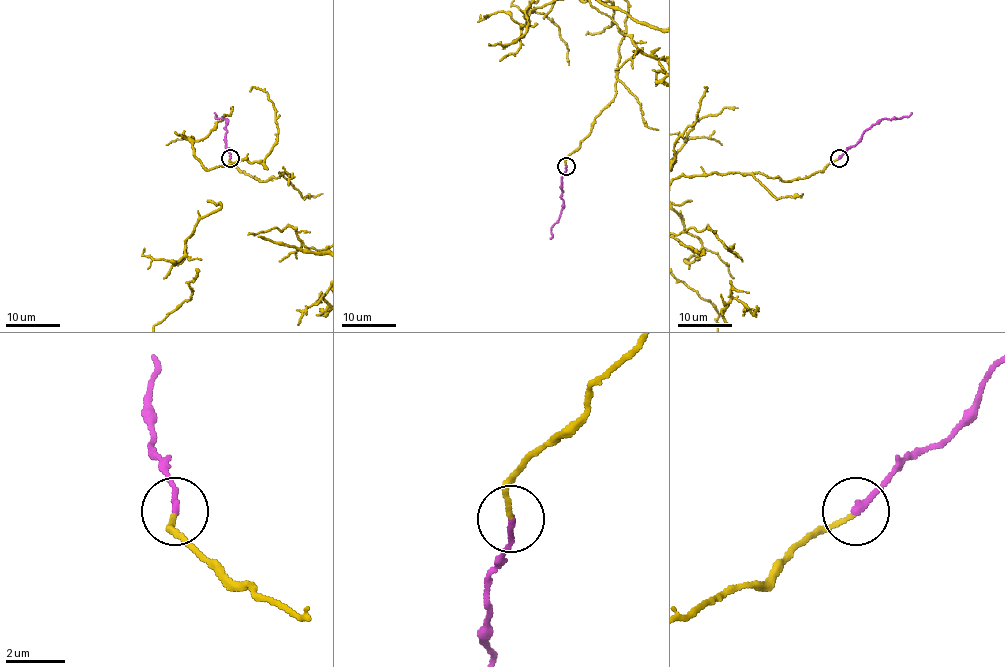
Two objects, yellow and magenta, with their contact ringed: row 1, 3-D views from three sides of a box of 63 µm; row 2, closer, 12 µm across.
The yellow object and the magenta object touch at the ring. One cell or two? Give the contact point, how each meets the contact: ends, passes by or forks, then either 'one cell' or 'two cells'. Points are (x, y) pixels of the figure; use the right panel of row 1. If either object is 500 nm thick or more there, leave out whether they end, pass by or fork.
at (839, 158); yellow ends there; magenta ends there; one cell

